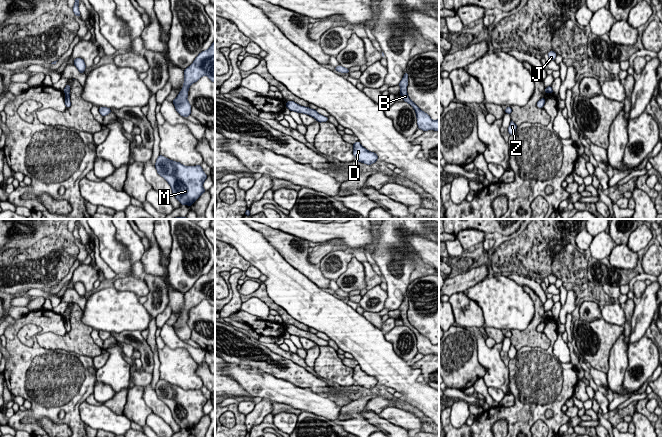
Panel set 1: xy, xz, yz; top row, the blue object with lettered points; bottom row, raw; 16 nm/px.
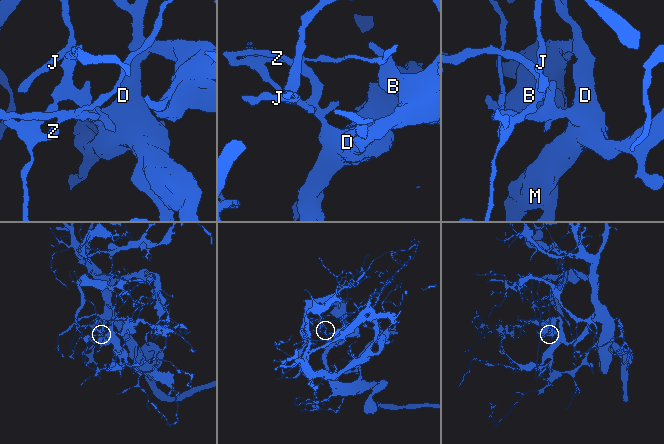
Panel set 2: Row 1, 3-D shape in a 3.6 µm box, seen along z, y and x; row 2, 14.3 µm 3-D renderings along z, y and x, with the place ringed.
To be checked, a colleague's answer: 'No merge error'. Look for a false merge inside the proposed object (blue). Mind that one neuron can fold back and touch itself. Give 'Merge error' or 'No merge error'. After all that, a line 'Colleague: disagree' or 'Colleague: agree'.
No merge error
Colleague: agree

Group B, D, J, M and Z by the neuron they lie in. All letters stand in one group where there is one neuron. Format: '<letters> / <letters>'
B D J M Z

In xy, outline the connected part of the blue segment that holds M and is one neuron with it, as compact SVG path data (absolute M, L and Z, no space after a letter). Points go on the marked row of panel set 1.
M159 155L155 168L169 183L173 195L182 205L191 206L206 191L203 183L207 175L200 165L184 166Z

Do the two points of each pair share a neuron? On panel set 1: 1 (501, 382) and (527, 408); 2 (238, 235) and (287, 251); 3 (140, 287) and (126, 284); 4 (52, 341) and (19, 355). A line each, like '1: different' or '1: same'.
1: different
2: different
3: same
4: different

